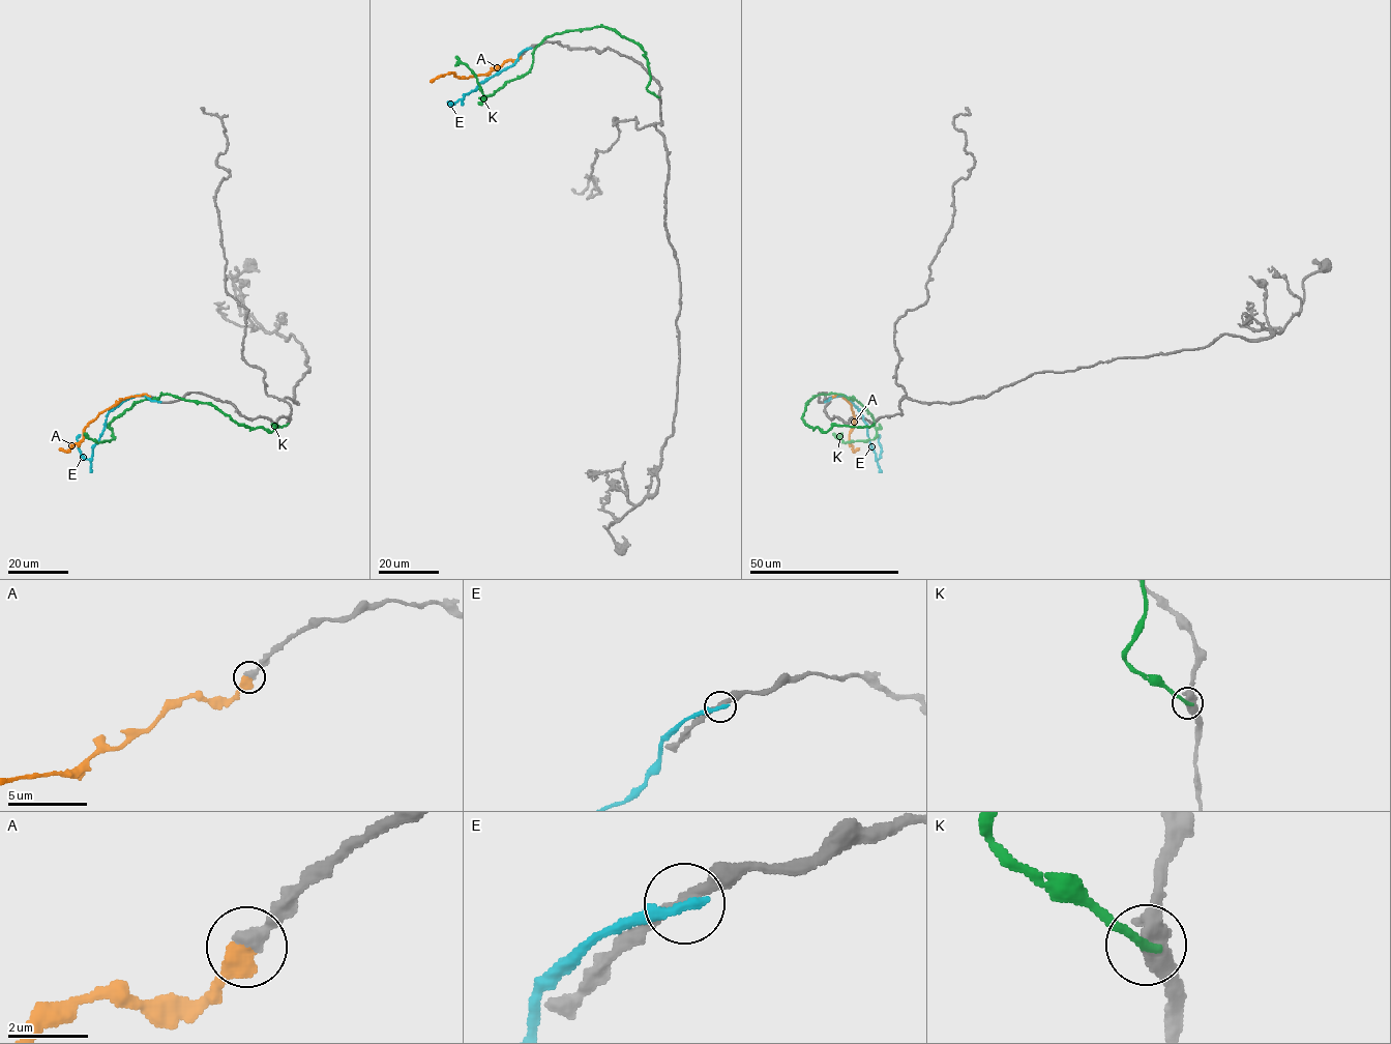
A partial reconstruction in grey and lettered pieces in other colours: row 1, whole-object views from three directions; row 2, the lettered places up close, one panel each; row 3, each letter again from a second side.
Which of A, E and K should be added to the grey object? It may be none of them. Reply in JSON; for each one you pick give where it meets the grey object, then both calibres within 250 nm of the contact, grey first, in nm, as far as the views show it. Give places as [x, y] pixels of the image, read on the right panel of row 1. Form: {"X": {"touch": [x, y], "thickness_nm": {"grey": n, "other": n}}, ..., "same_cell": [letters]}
{"A": {"touch": [833, 397], "thickness_nm": {"grey": 400, "other": 400}}, "same_cell": ["A"]}

